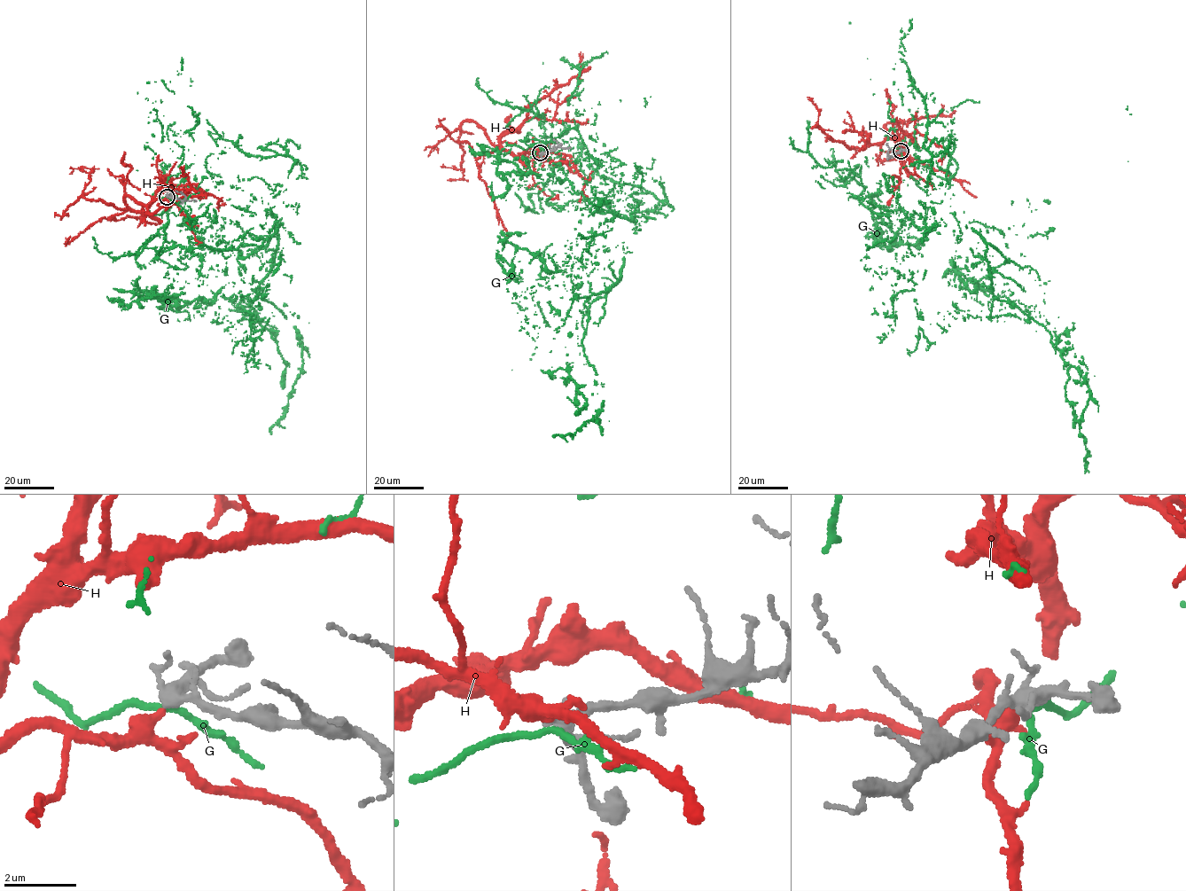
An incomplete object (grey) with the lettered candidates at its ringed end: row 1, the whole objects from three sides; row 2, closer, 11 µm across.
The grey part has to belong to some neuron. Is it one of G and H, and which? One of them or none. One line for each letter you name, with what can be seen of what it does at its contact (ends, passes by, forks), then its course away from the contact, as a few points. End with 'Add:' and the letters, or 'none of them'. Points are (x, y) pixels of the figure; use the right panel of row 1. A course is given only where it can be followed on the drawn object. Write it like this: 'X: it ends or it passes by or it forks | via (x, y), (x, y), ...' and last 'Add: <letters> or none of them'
H: it passes by | via (901, 151), (903, 160), (892, 135), (863, 148), (849, 148), (831, 139), (817, 123), (819, 112), (807, 99)
Add: H

